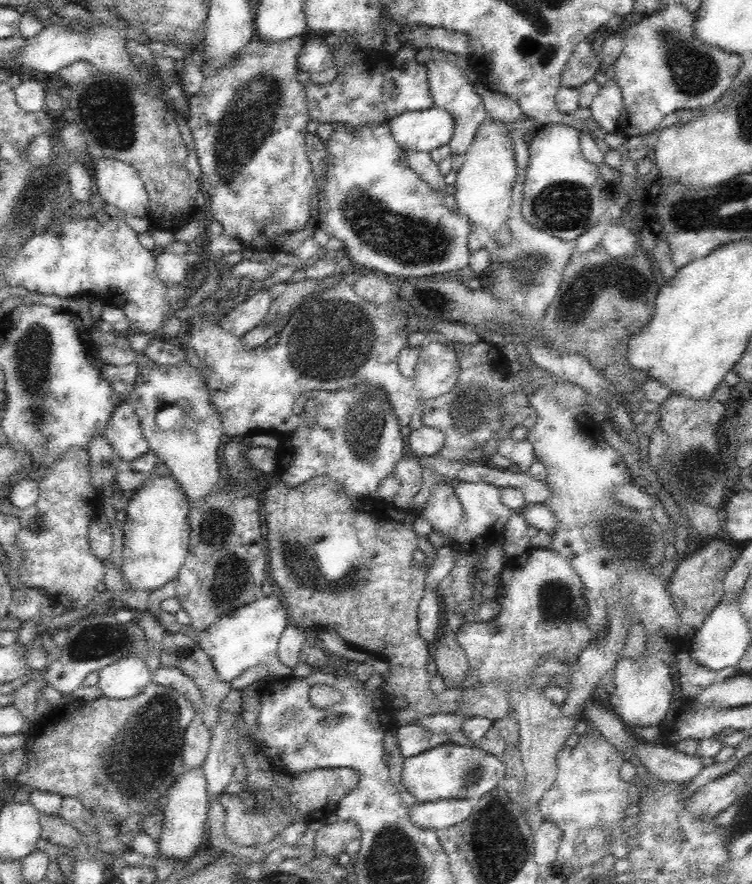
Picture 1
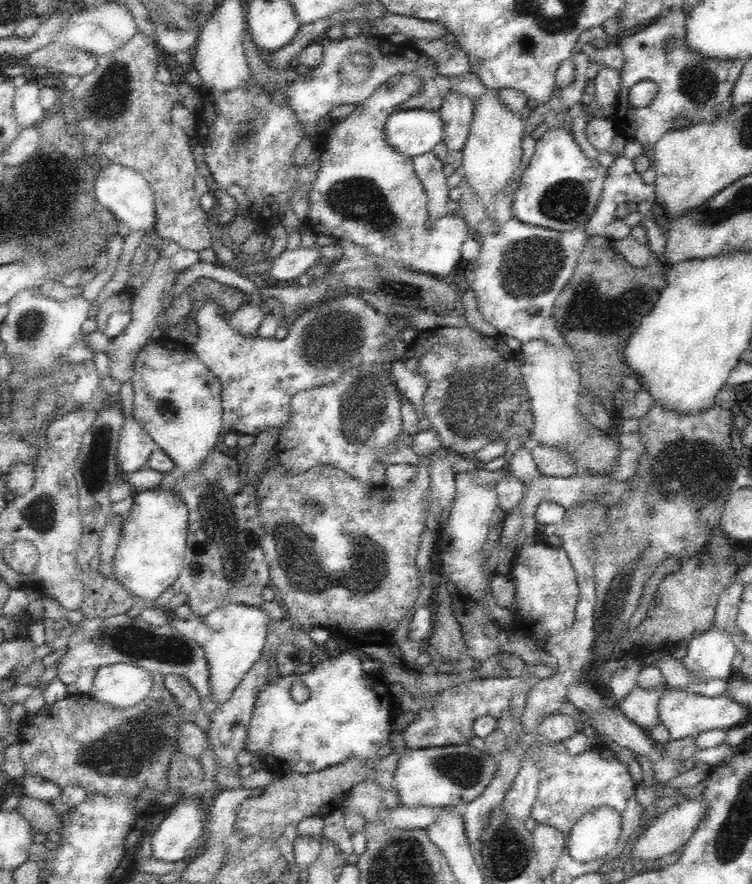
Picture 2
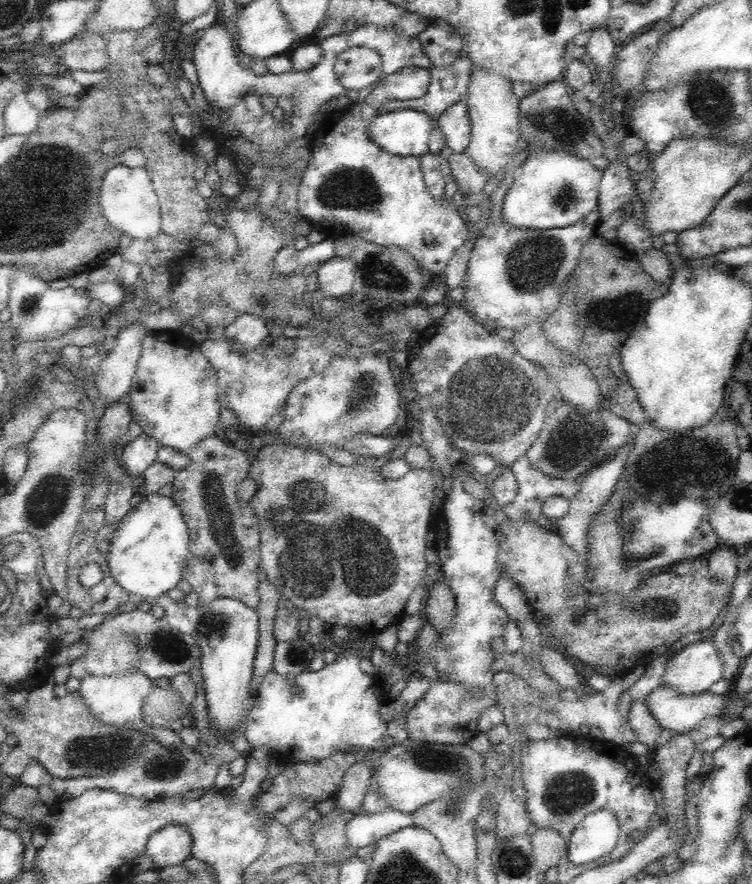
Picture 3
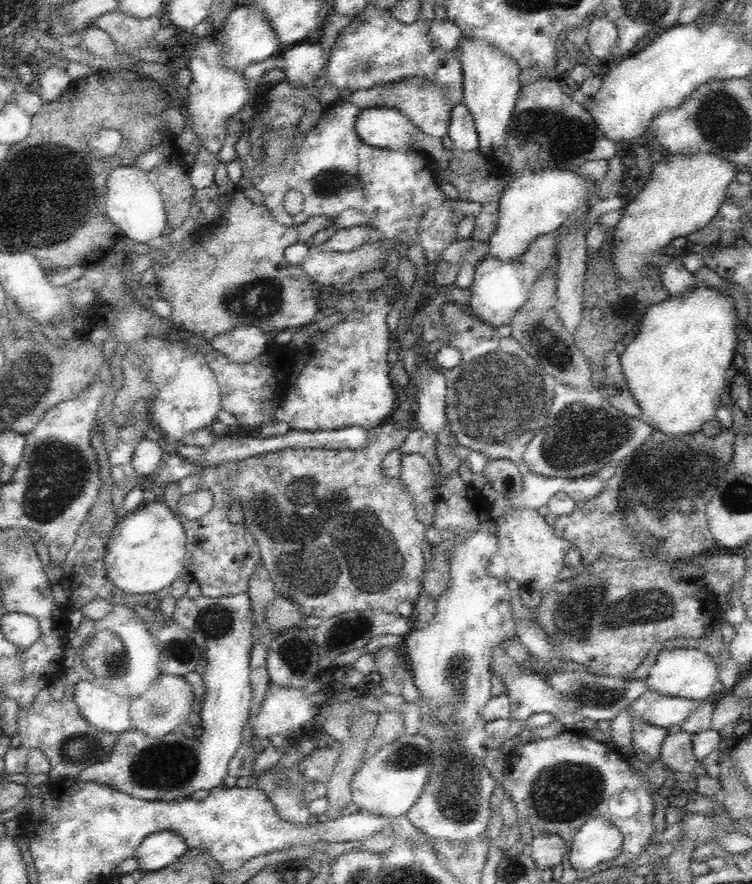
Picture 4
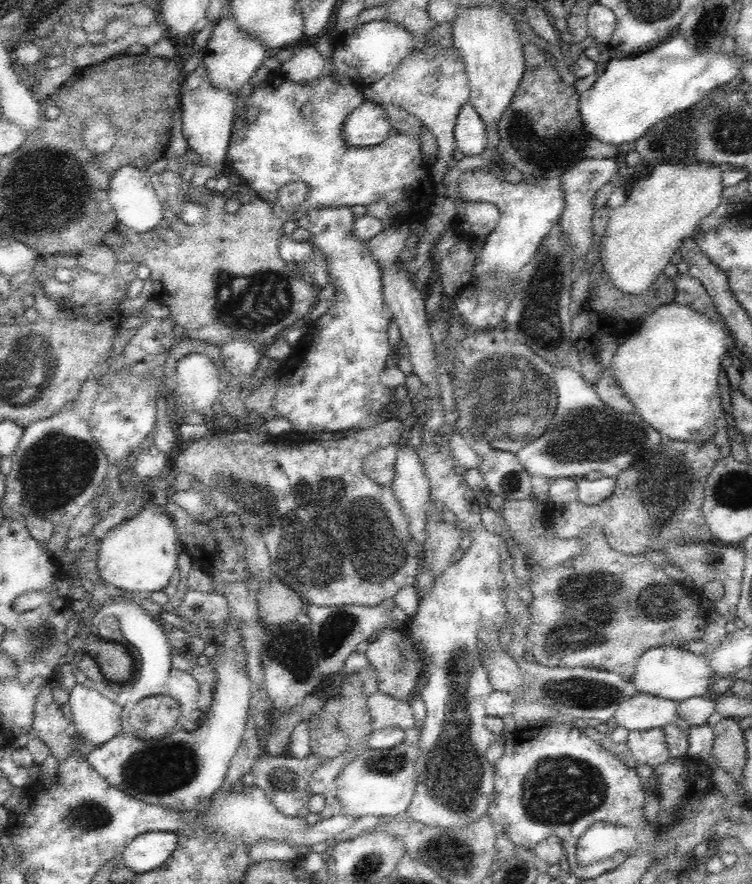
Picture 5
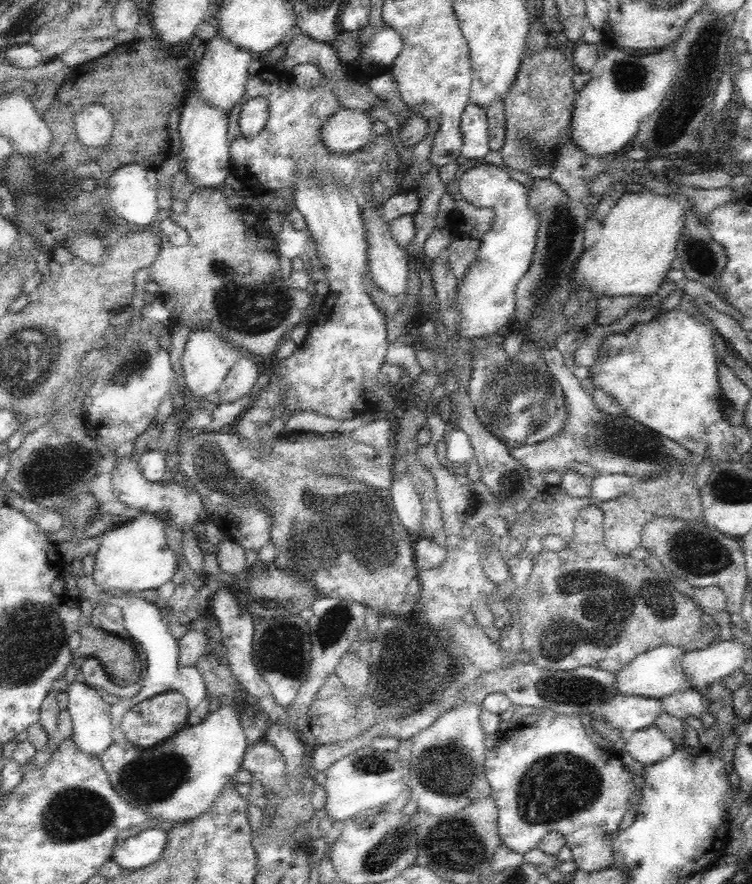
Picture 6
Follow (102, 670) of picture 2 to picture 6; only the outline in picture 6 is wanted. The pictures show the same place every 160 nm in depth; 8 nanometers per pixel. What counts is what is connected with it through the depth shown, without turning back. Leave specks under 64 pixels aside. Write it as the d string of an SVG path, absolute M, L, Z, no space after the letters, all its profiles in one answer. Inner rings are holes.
M72 681L67 689L68 709L72 716L73 734L71 740L74 745L82 750L82 753L100 756L111 744L113 740L113 726L111 723L111 706L102 699L100 692L96 691L86 683Z

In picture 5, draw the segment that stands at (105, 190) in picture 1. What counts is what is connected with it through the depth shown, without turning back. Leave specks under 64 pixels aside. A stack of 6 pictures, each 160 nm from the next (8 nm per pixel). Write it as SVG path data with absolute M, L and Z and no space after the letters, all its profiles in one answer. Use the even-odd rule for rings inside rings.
M126 165L117 170L109 182L107 195L116 214L116 219L131 232L142 232L144 234L152 231L163 219L163 204L159 201L151 183L154 173L156 172L150 173L150 169L147 168L139 169Z

